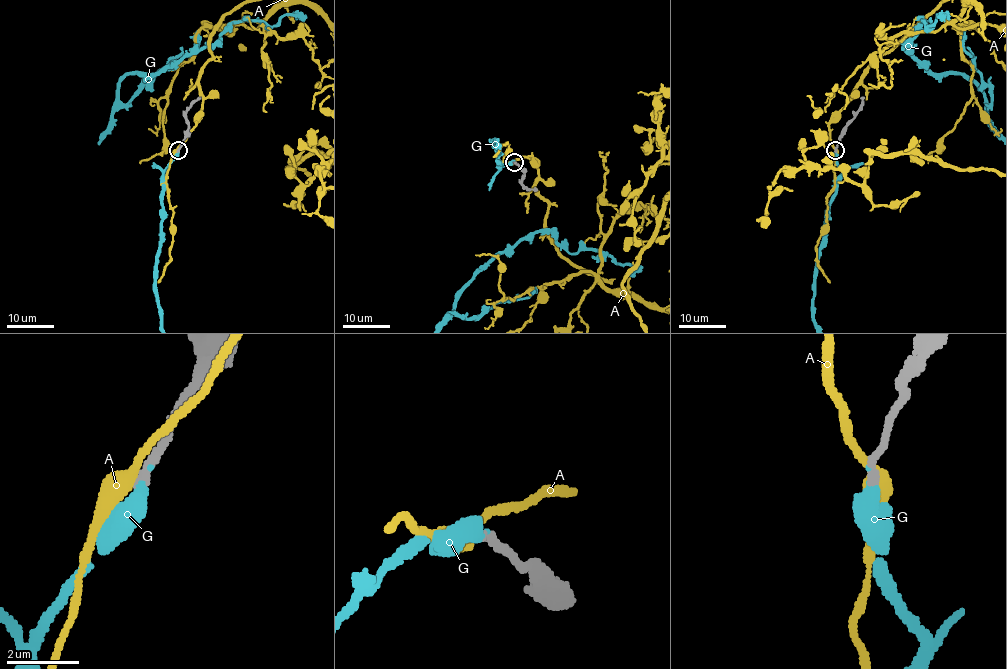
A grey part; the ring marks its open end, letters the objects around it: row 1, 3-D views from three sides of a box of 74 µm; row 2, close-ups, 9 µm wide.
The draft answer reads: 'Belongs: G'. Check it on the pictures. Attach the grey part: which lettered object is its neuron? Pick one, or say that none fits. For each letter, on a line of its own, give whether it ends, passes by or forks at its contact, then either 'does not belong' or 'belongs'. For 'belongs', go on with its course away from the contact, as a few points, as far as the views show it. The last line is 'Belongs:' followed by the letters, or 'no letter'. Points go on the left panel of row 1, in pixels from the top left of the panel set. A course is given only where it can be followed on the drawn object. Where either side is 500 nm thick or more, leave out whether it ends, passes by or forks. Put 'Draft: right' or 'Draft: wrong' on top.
Draft: right
A: it passes by | does not belong
G: it ends | belongs
Belongs: G

